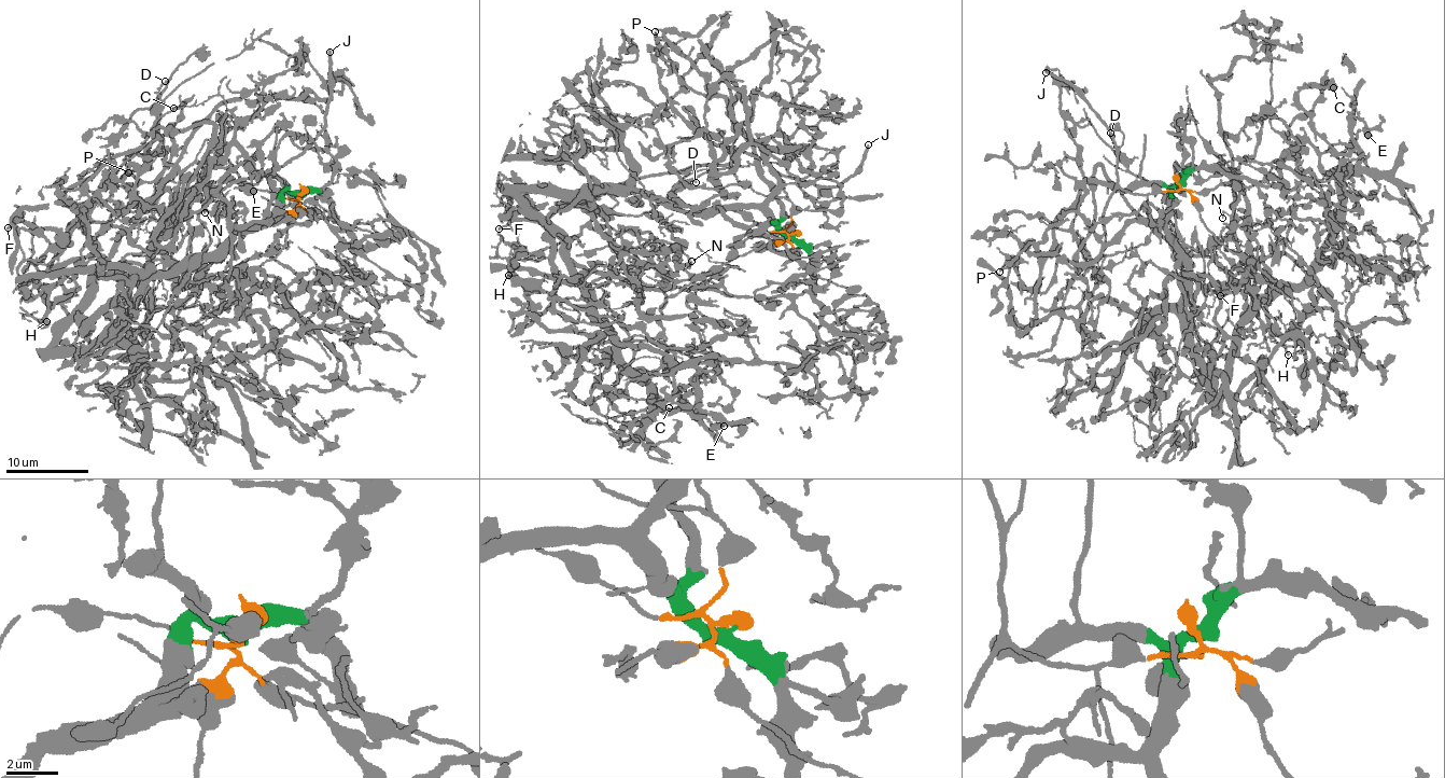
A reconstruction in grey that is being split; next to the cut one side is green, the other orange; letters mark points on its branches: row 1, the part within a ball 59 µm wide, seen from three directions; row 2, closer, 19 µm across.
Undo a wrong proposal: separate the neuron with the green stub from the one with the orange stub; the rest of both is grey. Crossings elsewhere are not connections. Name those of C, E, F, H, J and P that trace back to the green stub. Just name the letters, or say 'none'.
C, E, H, P

